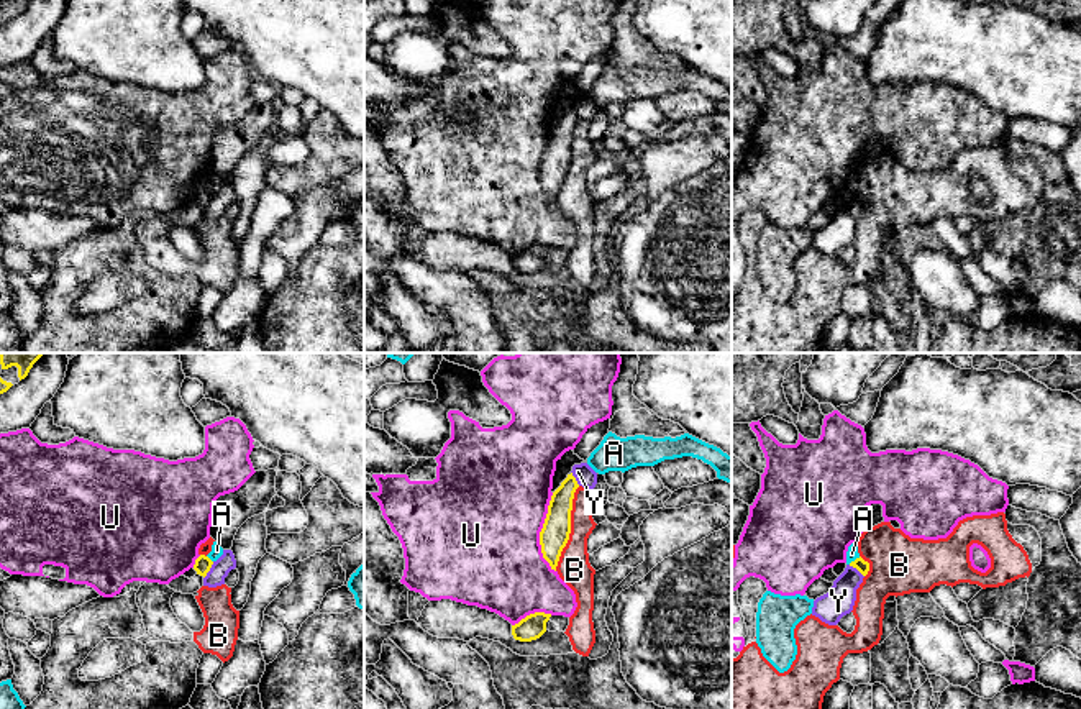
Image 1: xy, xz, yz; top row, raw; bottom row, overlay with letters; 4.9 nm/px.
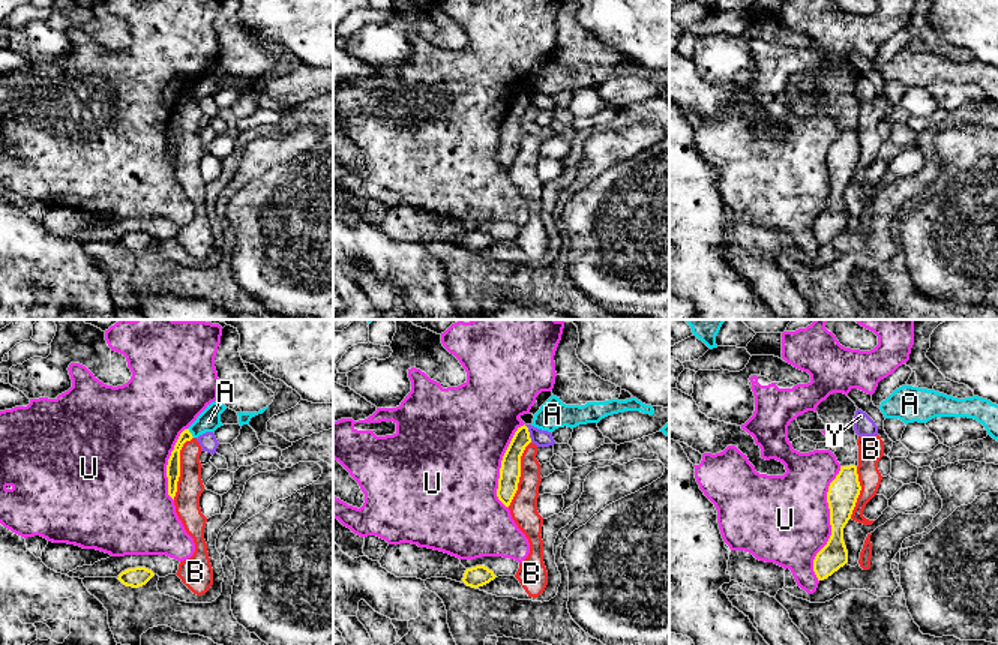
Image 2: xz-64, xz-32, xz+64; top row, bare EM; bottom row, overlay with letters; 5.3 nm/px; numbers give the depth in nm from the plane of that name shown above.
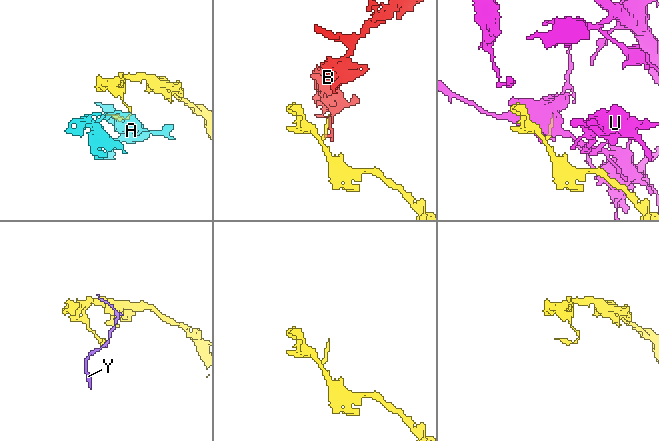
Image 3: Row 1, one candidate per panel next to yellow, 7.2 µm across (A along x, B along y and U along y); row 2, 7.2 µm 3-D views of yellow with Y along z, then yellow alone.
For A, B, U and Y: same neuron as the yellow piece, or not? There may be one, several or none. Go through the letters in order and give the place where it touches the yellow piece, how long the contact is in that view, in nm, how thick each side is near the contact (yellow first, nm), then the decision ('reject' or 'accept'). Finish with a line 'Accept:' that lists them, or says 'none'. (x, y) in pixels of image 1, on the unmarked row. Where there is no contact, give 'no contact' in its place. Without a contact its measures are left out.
A: yz (855, 192) | 70 nm | 60/60 nm | reject
B: xz (570, 161) | 440 nm | 140/160 nm | reject
U: xz (540, 164) | 400 nm | 140/500 nm | reject
Y: xy (209, 202) | 100 nm | 80/90 nm | reject
Accept: none

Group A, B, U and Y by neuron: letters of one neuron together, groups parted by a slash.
A / B / U / Y

